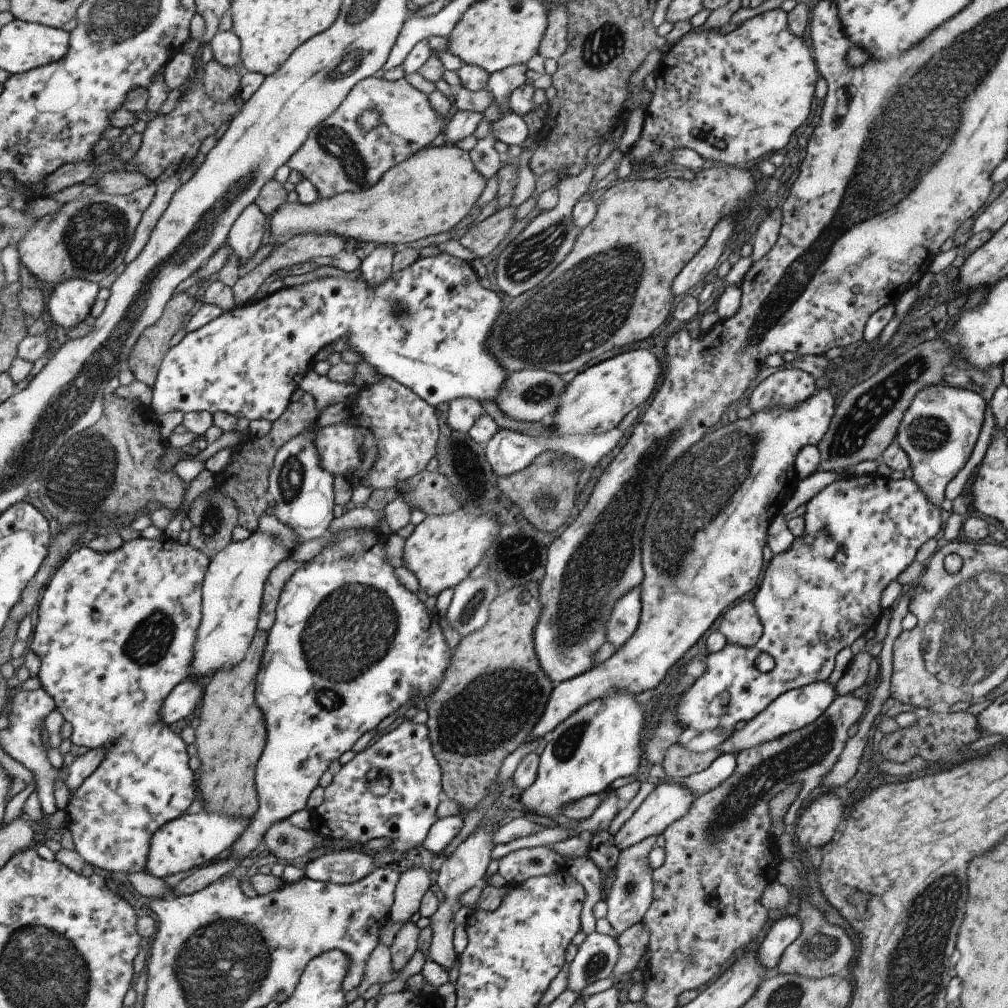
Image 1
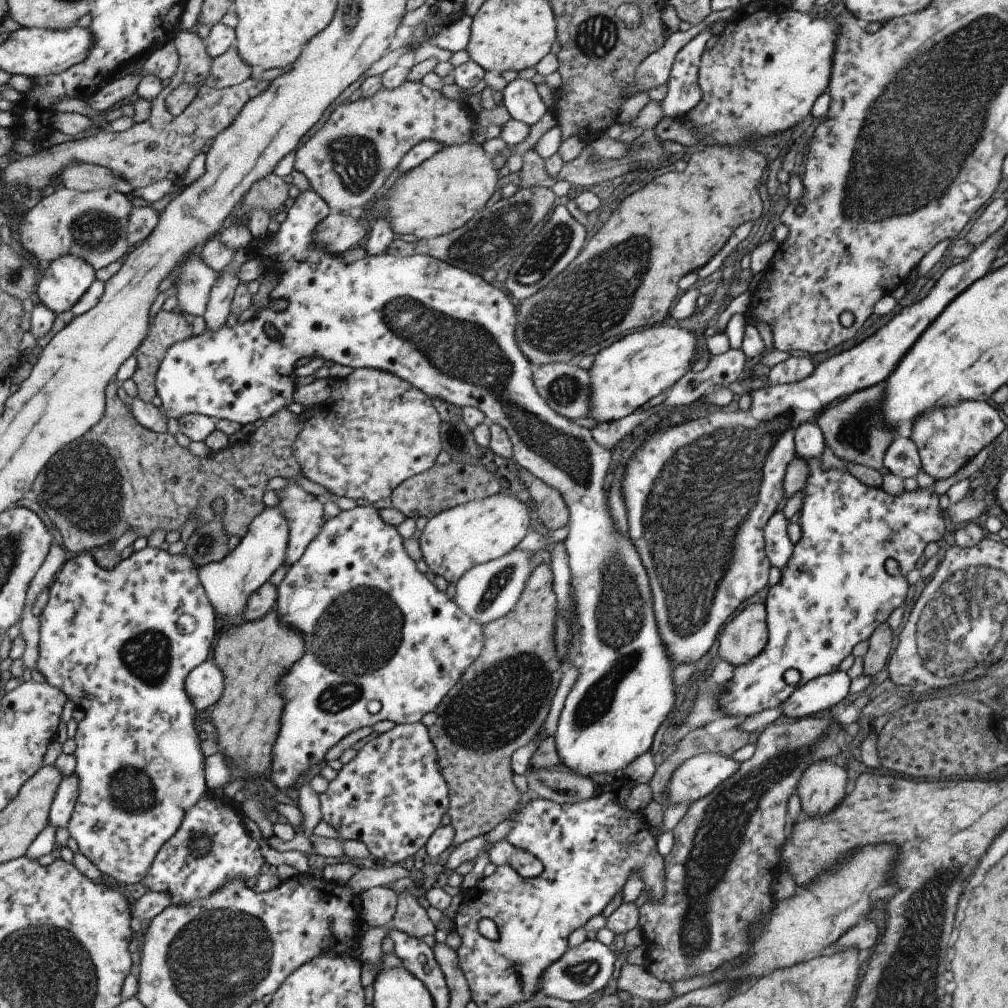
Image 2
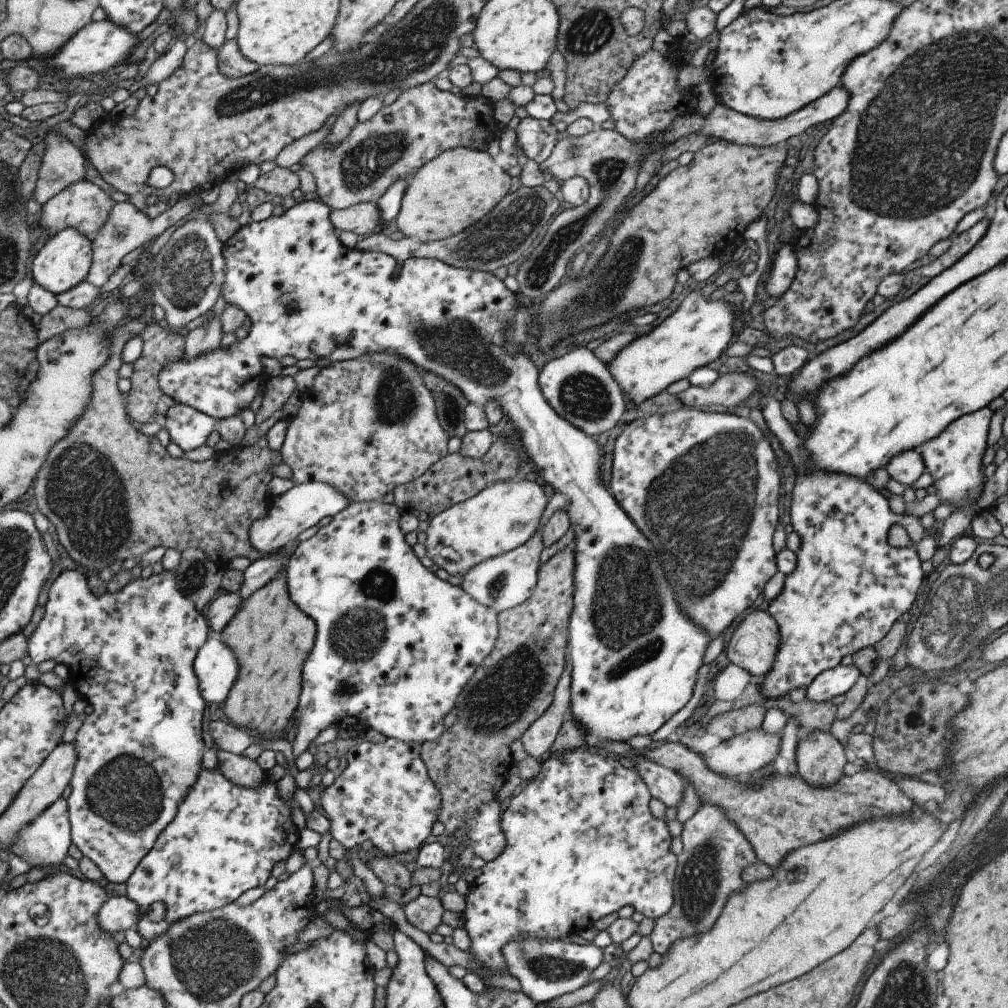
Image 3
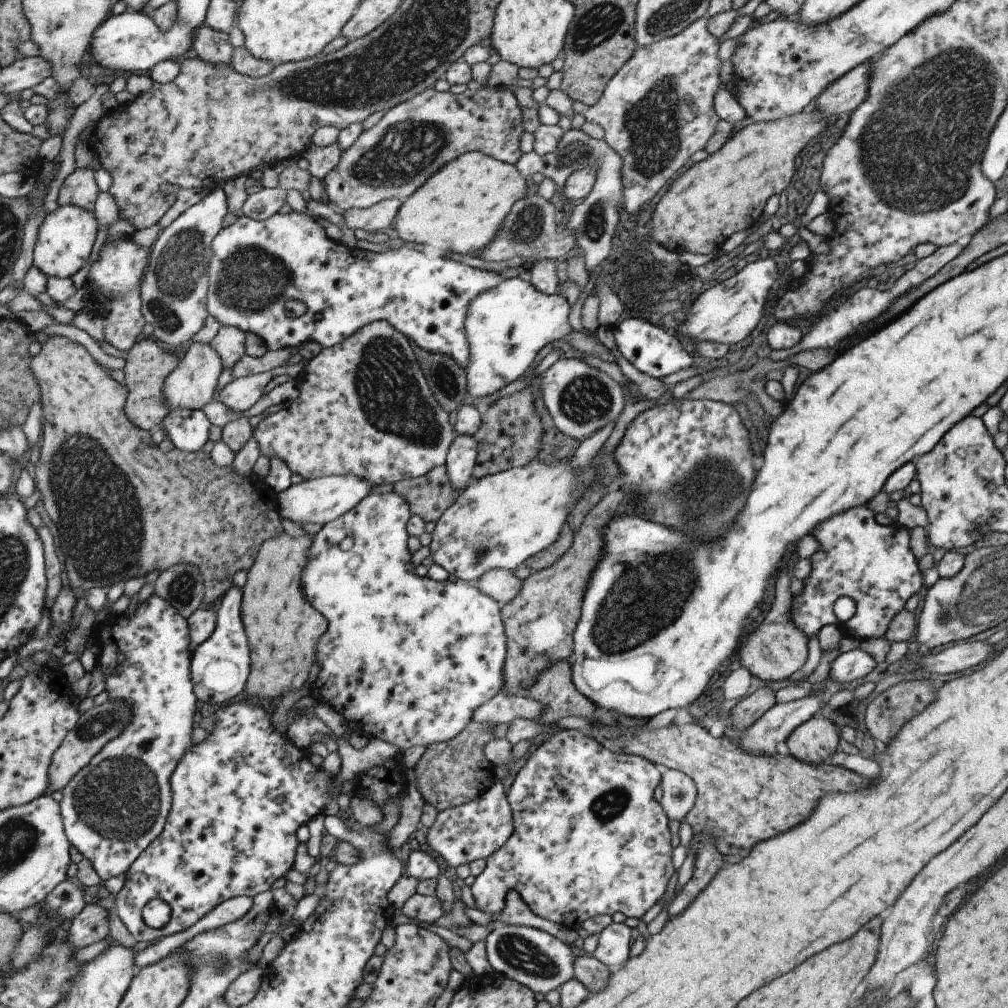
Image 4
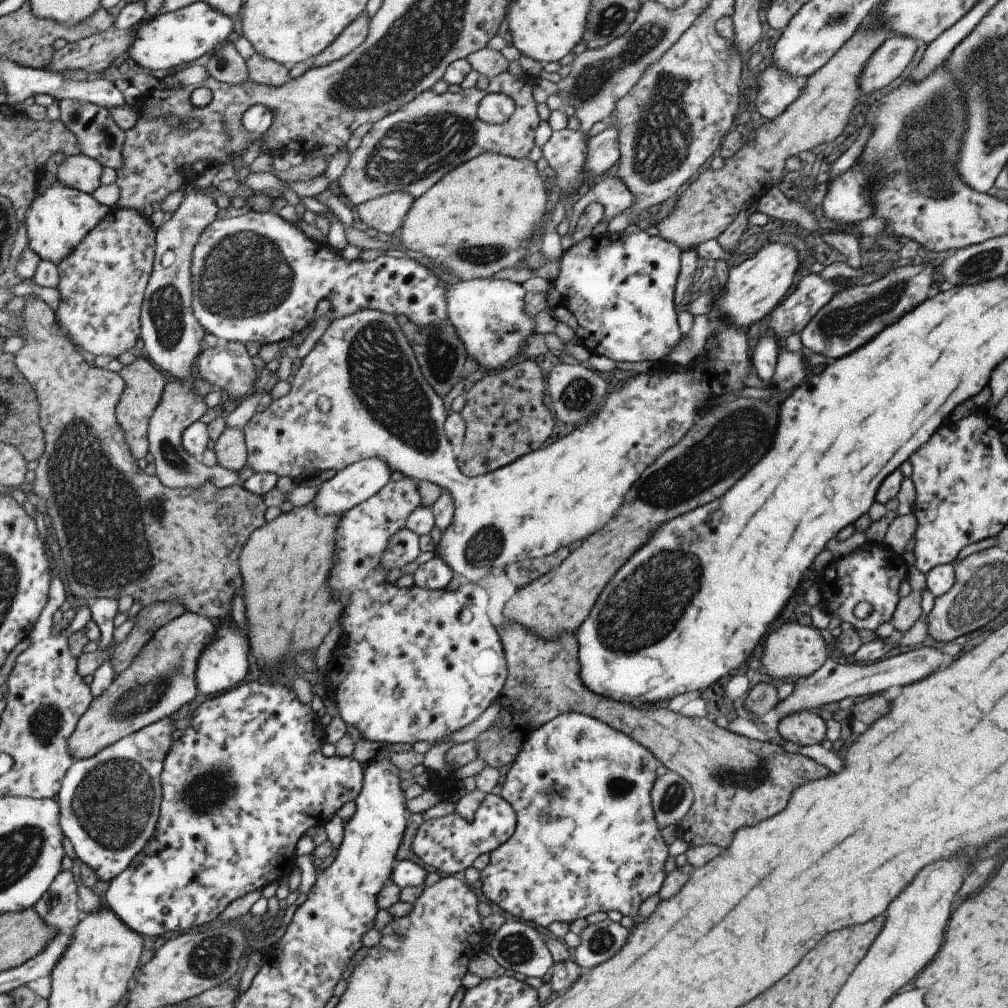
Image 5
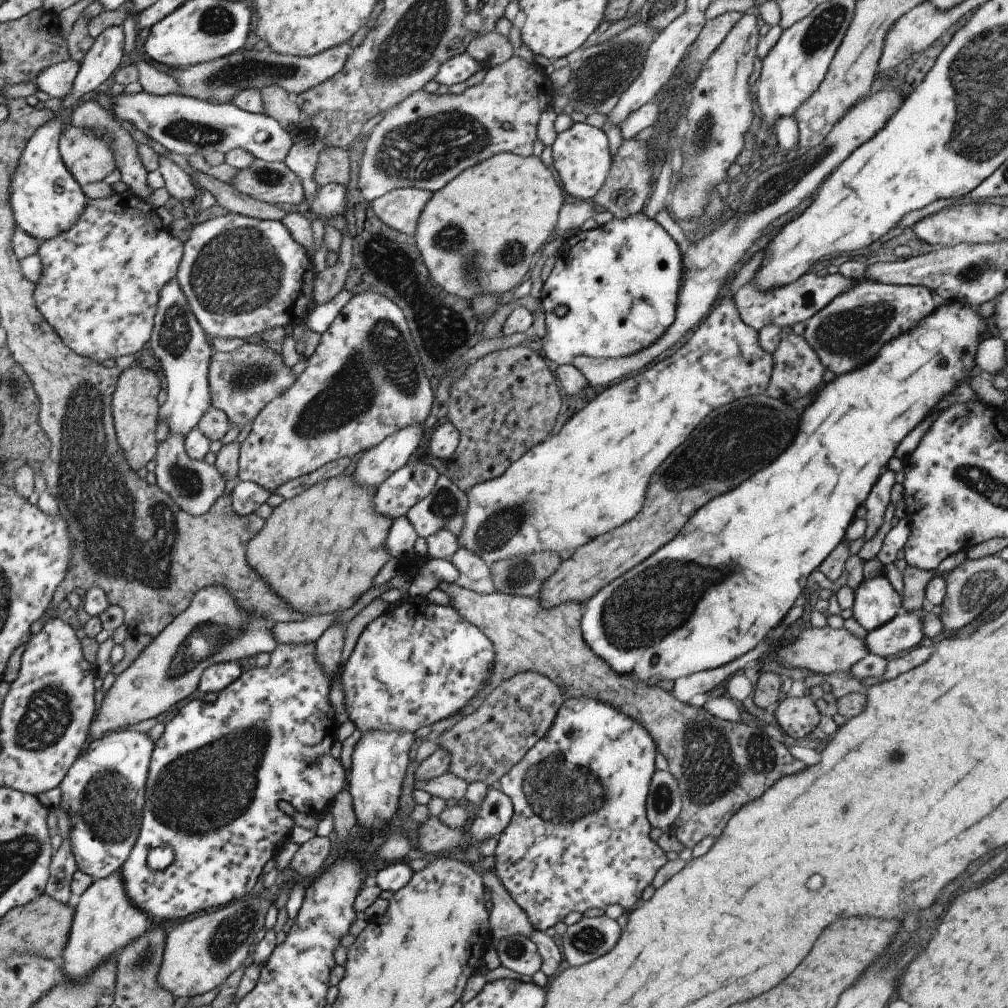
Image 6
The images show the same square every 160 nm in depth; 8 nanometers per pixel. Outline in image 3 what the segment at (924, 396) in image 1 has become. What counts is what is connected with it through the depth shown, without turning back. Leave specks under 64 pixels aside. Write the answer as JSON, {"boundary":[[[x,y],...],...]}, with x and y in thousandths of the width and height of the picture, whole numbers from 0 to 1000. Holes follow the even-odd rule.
{"boundary":[[[973,405],[965,411],[957,411],[938,423],[938,427],[928,433],[924,438],[918,438],[912,442],[912,450],[916,454],[917,468],[922,468],[928,478],[925,481],[930,485],[931,498],[942,498],[948,502],[948,506],[967,496],[974,487],[976,478],[973,478],[971,464],[975,447],[978,444],[977,437],[981,425],[981,416],[984,409],[981,405]]]}

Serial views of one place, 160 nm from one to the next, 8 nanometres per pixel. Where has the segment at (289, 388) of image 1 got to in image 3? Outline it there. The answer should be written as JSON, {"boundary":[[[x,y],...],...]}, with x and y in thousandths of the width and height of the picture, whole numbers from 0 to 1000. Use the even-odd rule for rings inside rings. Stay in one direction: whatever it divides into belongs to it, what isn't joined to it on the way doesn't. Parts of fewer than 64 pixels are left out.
{"boundary":[[[309,193],[301,199],[293,201],[281,212],[267,216],[259,220],[249,219],[239,224],[225,239],[221,242],[220,255],[222,256],[222,279],[218,291],[225,301],[235,303],[243,309],[244,313],[249,318],[247,328],[242,329],[236,336],[225,345],[208,347],[207,349],[196,351],[190,356],[176,356],[172,359],[163,361],[163,364],[157,371],[157,382],[161,391],[168,393],[170,397],[179,402],[186,402],[212,417],[226,416],[227,414],[237,414],[241,406],[245,406],[247,401],[253,397],[253,393],[262,391],[263,383],[267,377],[265,372],[261,372],[256,366],[258,363],[257,355],[266,353],[277,357],[281,353],[291,353],[294,357],[307,355],[313,357],[315,353],[325,355],[328,359],[340,359],[350,357],[359,353],[386,350],[400,358],[406,358],[408,362],[412,362],[414,367],[420,367],[424,370],[430,370],[439,377],[446,379],[459,393],[464,400],[471,400],[479,404],[483,399],[490,399],[498,409],[499,415],[505,418],[513,430],[515,438],[522,448],[522,452],[526,454],[528,466],[534,468],[537,476],[542,482],[546,482],[550,489],[559,490],[563,494],[563,512],[566,528],[568,528],[567,551],[568,561],[568,579],[567,579],[567,604],[563,613],[563,652],[565,653],[565,678],[564,678],[564,702],[563,706],[574,722],[579,726],[580,739],[593,745],[590,737],[593,734],[615,734],[622,736],[623,733],[630,729],[645,729],[650,726],[654,720],[658,720],[667,708],[672,704],[676,704],[684,692],[688,690],[688,676],[691,664],[695,661],[695,651],[697,651],[697,643],[701,639],[699,629],[695,629],[695,625],[691,625],[689,619],[684,619],[678,609],[674,609],[670,605],[670,595],[668,589],[664,585],[664,579],[658,573],[658,565],[650,554],[650,548],[646,546],[644,537],[632,526],[632,523],[626,518],[626,515],[620,510],[620,507],[613,501],[608,491],[603,485],[598,484],[596,479],[596,466],[594,463],[597,458],[598,447],[596,442],[590,438],[592,433],[583,432],[578,426],[568,423],[563,416],[554,412],[545,403],[545,400],[538,392],[534,384],[534,368],[531,361],[525,353],[517,346],[504,346],[500,325],[502,321],[511,313],[514,304],[511,298],[511,290],[505,289],[499,281],[491,276],[487,271],[479,269],[466,269],[463,267],[454,267],[445,264],[440,260],[430,257],[415,257],[406,255],[397,261],[389,254],[377,251],[357,249],[352,246],[345,247],[341,245],[330,230],[326,218],[328,207],[316,196]],[[293,300],[295,306],[291,310],[287,310],[287,301]]]}

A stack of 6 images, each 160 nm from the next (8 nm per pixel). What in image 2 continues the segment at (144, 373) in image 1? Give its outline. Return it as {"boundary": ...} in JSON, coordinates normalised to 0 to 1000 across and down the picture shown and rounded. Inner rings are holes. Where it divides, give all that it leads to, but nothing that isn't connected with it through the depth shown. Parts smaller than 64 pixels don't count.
{"boundary":[[[177,307],[159,308],[151,315],[146,333],[134,349],[135,366],[131,377],[135,381],[136,393],[142,399],[149,399],[155,392],[153,371],[164,348],[175,339],[188,334],[187,314]]]}

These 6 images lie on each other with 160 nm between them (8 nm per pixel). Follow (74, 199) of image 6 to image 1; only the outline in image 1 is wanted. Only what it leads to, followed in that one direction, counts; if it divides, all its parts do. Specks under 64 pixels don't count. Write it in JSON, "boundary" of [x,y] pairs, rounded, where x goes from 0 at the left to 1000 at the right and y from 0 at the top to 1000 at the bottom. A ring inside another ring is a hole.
{"boundary":[[[82,277],[63,278],[44,286],[46,314],[63,327],[75,324],[88,313],[98,287],[96,281]]]}

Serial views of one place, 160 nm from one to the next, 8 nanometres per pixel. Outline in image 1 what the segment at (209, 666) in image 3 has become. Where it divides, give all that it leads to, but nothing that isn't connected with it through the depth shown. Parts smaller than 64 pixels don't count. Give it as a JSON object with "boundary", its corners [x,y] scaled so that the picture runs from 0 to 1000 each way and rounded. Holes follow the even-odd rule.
{"boundary":[[[184,674],[175,679],[168,688],[165,688],[161,701],[158,701],[159,714],[168,719],[184,712],[197,699],[202,681],[203,676],[195,674]]]}

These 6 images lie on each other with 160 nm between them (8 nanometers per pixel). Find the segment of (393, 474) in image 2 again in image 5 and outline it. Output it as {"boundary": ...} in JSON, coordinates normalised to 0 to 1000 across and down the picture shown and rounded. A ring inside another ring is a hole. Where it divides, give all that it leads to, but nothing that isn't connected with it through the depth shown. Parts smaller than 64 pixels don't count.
{"boundary":[[[368,306],[356,308],[356,310],[344,312],[344,313],[340,313],[340,315],[334,315],[334,317],[327,319],[322,329],[316,334],[316,337],[314,337],[309,347],[299,356],[299,361],[295,369],[293,369],[285,391],[271,397],[267,403],[261,407],[261,410],[252,410],[250,415],[242,423],[240,431],[242,432],[244,448],[243,462],[247,462],[253,469],[263,470],[263,468],[265,468],[265,470],[273,470],[275,473],[286,472],[291,478],[298,479],[301,474],[315,471],[322,466],[332,466],[334,469],[356,456],[376,454],[376,456],[386,462],[386,466],[389,468],[397,468],[400,473],[410,474],[414,477],[422,476],[430,478],[434,483],[438,485],[441,484],[441,486],[447,490],[449,502],[447,522],[438,528],[438,534],[436,534],[436,538],[434,538],[431,553],[439,556],[439,558],[445,562],[447,567],[461,572],[465,577],[475,577],[480,569],[484,569],[489,564],[498,566],[501,564],[501,562],[521,555],[542,554],[545,550],[549,550],[549,548],[552,548],[558,543],[561,544],[571,536],[577,536],[578,538],[584,530],[596,526],[596,524],[608,514],[608,510],[617,504],[618,494],[620,494],[620,490],[622,490],[628,478],[634,474],[634,470],[636,470],[644,460],[648,460],[660,446],[666,444],[666,442],[670,442],[685,427],[694,409],[694,406],[691,404],[693,399],[697,399],[700,395],[708,395],[710,397],[720,391],[729,392],[734,386],[739,384],[736,377],[745,365],[747,365],[742,348],[745,342],[746,331],[727,323],[727,321],[721,321],[717,315],[708,314],[708,313],[704,313],[704,317],[706,318],[705,332],[707,335],[705,339],[711,342],[709,348],[702,351],[701,347],[697,347],[685,361],[671,365],[666,371],[656,371],[656,369],[653,369],[653,371],[652,369],[651,371],[650,369],[649,371],[645,369],[630,371],[624,375],[620,375],[617,382],[615,382],[615,380],[612,381],[611,378],[613,376],[606,374],[604,387],[602,393],[600,393],[598,403],[596,403],[588,413],[584,413],[582,417],[578,417],[576,421],[572,421],[565,430],[554,435],[551,438],[542,443],[539,442],[534,446],[527,446],[527,448],[523,448],[523,450],[513,454],[510,458],[493,464],[492,466],[471,473],[463,473],[455,468],[451,458],[452,445],[448,443],[445,437],[441,434],[441,429],[439,429],[439,419],[441,419],[443,411],[441,411],[438,396],[432,392],[432,389],[430,389],[426,381],[422,379],[422,375],[418,372],[418,367],[414,362],[412,353],[410,353],[410,349],[402,333],[398,330],[398,325],[396,325],[393,315],[388,313],[388,312],[381,312],[380,310],[376,310],[376,308],[368,308]]]}

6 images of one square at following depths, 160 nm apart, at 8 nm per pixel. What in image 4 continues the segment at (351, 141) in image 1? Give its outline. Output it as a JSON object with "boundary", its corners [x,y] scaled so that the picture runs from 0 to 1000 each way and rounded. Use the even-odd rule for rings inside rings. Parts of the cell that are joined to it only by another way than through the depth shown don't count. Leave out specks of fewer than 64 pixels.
{"boundary":[[[483,83],[471,90],[461,88],[460,91],[454,94],[446,90],[434,90],[430,88],[430,86],[412,92],[408,97],[402,98],[400,101],[394,102],[387,108],[384,108],[371,125],[368,125],[368,127],[362,130],[358,130],[358,133],[337,153],[336,159],[331,163],[331,166],[319,177],[320,198],[331,207],[339,210],[349,206],[361,207],[377,198],[388,197],[389,195],[398,194],[398,196],[404,196],[419,181],[422,181],[422,178],[427,173],[437,168],[437,165],[448,160],[449,157],[453,157],[456,153],[461,153],[465,150],[475,150],[491,159],[509,164],[517,155],[514,149],[514,143],[515,135],[520,131],[517,126],[516,107],[517,106],[513,104],[513,99],[509,92],[505,91],[501,86],[486,86]]]}

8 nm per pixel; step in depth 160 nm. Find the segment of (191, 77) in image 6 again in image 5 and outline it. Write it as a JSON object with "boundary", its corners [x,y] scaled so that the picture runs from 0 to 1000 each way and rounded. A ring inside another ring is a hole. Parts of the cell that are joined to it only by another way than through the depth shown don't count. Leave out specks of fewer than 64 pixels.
{"boundary":[[[362,13],[356,14],[326,46],[312,57],[309,68],[318,67],[318,65],[324,65],[326,62],[338,60],[340,56],[344,56],[348,50],[354,48],[362,40],[362,36],[364,36],[366,20]]]}

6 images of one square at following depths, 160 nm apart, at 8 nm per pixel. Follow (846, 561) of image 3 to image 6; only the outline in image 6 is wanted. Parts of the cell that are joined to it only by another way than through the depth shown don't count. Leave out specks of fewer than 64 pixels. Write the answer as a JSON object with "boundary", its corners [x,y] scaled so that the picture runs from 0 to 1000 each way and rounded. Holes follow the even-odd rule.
{"boundary":[[[876,565],[864,573],[855,574],[846,586],[845,612],[860,628],[894,609],[894,591],[884,581]]]}

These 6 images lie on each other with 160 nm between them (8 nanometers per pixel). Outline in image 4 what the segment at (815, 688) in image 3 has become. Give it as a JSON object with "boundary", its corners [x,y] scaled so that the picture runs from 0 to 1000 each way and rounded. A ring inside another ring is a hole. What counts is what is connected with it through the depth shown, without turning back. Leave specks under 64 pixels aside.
{"boundary":[[[841,640],[822,658],[821,673],[830,679],[854,675],[868,661],[865,653],[847,640]]]}

